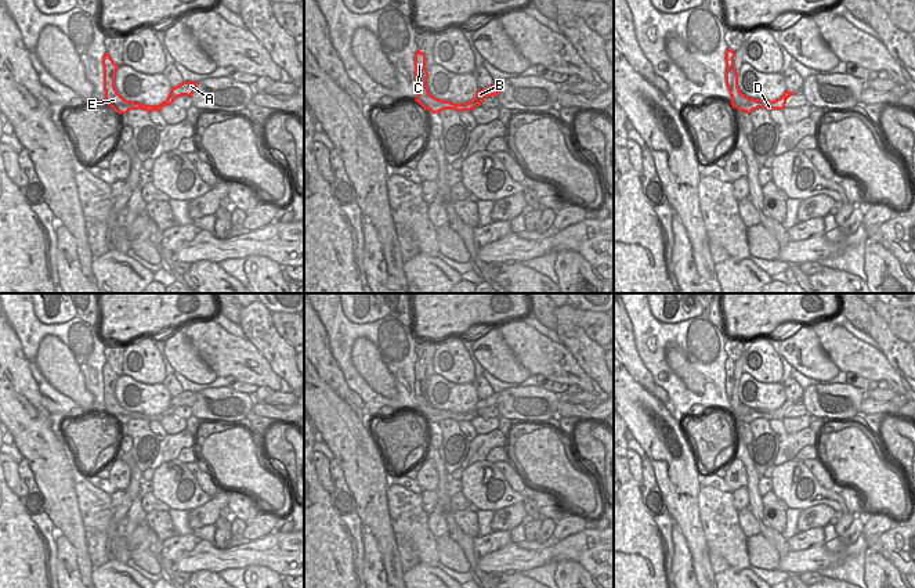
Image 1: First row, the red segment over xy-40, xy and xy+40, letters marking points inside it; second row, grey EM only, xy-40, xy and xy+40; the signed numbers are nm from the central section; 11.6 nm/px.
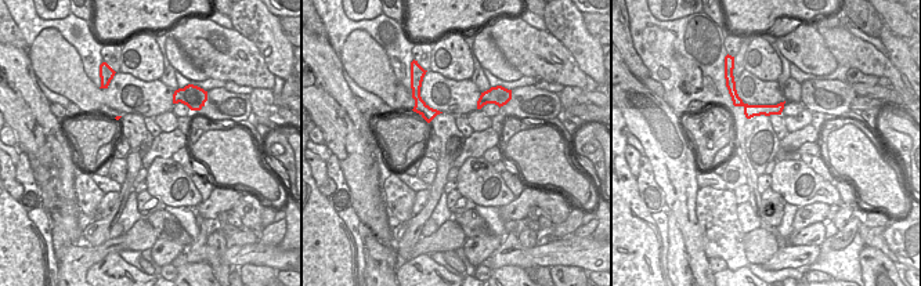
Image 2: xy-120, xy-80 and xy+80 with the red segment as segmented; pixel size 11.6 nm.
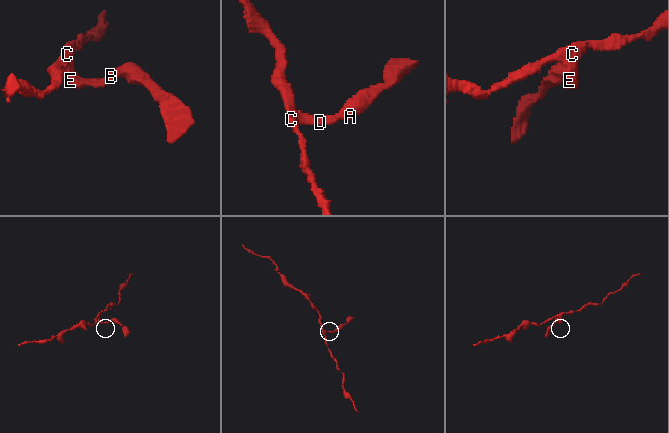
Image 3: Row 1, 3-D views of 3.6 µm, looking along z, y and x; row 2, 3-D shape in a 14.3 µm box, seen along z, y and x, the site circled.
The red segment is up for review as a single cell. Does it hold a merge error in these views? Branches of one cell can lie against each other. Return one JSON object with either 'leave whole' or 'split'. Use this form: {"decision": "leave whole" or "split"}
{"decision": "leave whole"}

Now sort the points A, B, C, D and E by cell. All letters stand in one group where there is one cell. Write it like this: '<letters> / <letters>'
A B C D E

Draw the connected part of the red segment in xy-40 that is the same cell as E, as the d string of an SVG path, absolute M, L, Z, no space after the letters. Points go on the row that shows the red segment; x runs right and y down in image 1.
M108 53L104 54L102 58L104 65L104 90L105 98L104 102L113 108L119 115L127 113L131 109L144 109L148 113L158 111L160 112L163 107L171 105L176 98L181 95L192 97L192 94L198 90L196 82L182 82L181 84L171 87L171 91L166 101L159 105L144 105L134 101L124 100L115 87L115 76L117 71L117 64L113 62Z

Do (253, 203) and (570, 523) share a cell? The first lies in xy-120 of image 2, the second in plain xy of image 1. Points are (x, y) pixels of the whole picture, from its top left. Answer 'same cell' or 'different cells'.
different cells

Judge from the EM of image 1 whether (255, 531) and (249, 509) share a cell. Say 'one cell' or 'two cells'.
two cells

